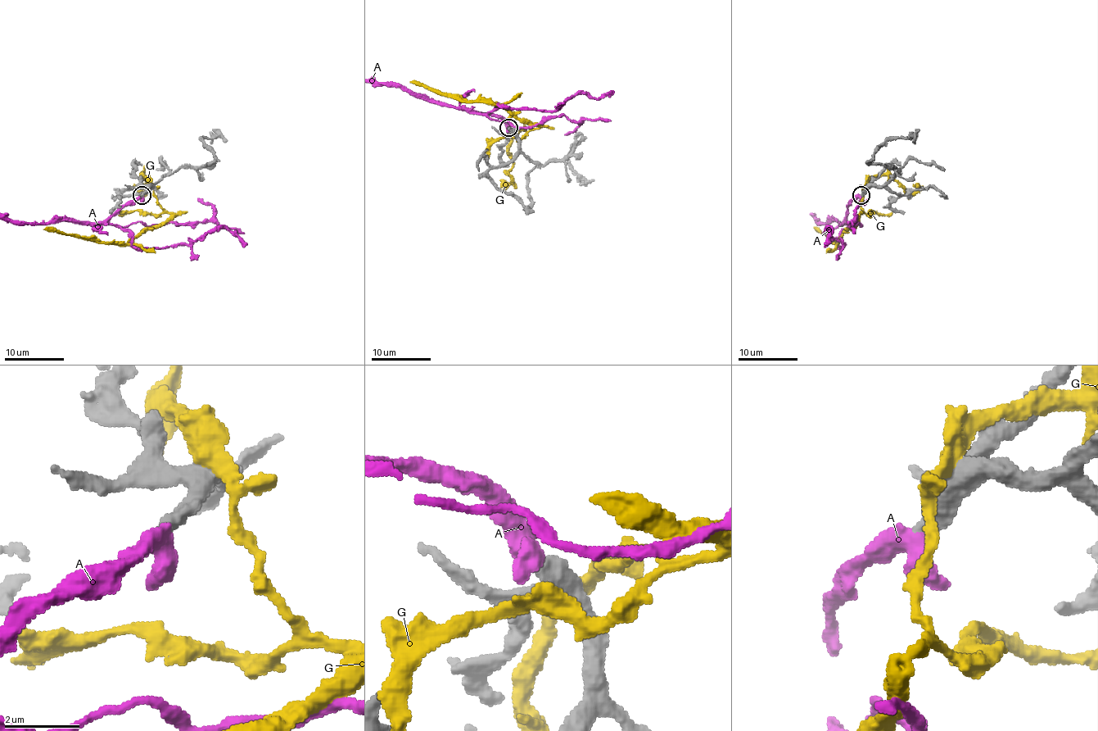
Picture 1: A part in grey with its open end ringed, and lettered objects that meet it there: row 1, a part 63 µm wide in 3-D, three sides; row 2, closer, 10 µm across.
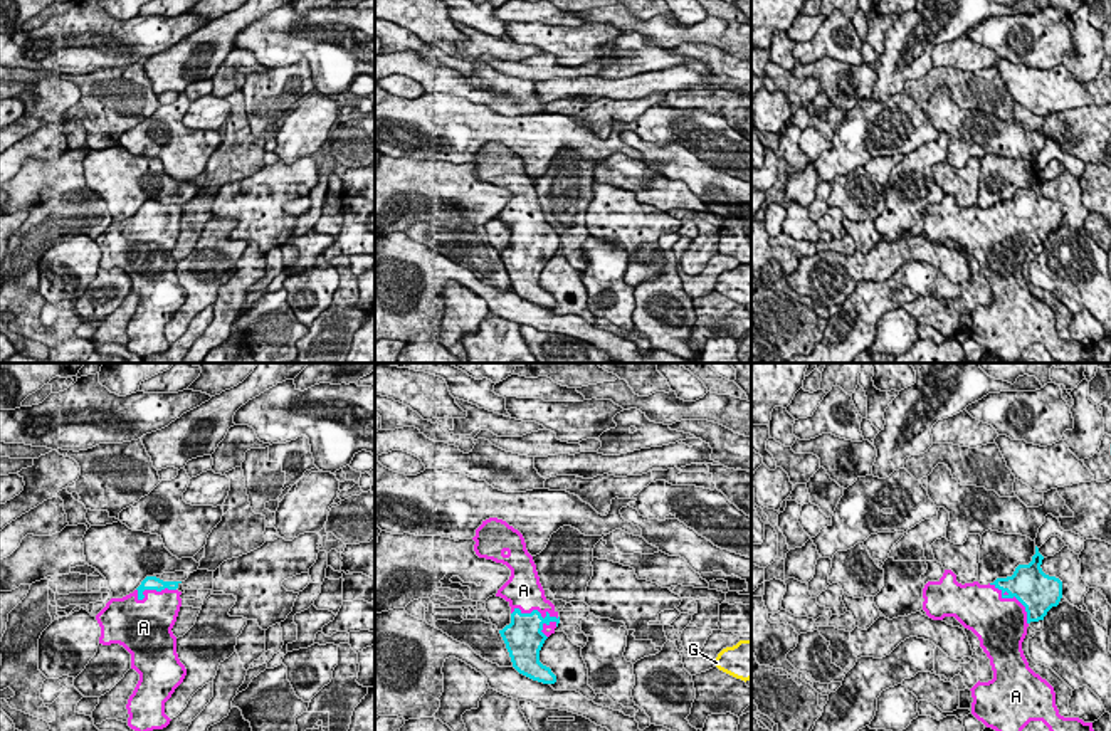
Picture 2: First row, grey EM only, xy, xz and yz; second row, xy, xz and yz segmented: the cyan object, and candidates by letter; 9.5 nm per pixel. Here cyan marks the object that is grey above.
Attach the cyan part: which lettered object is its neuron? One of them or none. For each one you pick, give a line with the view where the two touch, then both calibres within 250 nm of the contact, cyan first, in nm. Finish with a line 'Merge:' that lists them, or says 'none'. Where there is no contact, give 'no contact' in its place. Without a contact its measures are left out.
A: xz | 320/360 nm
Merge: A

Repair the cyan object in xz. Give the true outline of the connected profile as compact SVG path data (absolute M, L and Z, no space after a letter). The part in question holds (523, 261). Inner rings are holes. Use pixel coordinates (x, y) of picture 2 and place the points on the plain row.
M489 141L476 153L472 163L476 165L474 175L479 181L503 187L511 193L509 203L498 213L496 220L504 222L511 230L511 247L499 254L499 257L506 267L513 291L533 304L555 308L556 299L540 286L540 274L545 264L555 257L560 240L555 229L545 220L536 188L526 173L523 158L503 143Z

